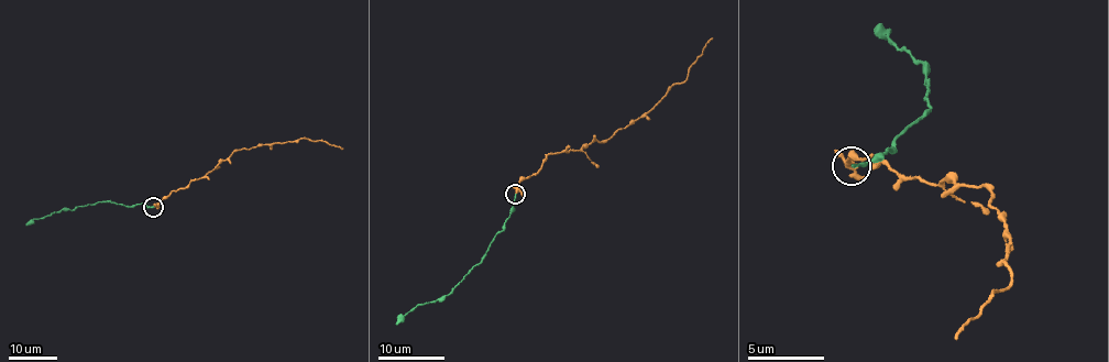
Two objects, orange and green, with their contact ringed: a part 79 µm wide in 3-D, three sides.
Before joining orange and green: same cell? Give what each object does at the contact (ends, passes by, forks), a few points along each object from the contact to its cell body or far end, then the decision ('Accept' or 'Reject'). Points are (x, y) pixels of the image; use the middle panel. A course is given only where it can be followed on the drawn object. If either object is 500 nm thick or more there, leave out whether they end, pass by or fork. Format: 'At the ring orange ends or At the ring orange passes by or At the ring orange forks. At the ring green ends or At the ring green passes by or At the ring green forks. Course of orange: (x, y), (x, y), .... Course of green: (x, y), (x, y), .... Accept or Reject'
At the ring orange forks. At the ring green ends. Course of orange: (516, 194), (520, 180), (538, 173), (548, 155), (611, 140), (647, 116), (670, 87), (683, 80), (712, 37). Course of green: (515, 194), (513, 209), (482, 261), (469, 269), (451, 293), (439, 299), (416, 305), (396, 324). Accept

